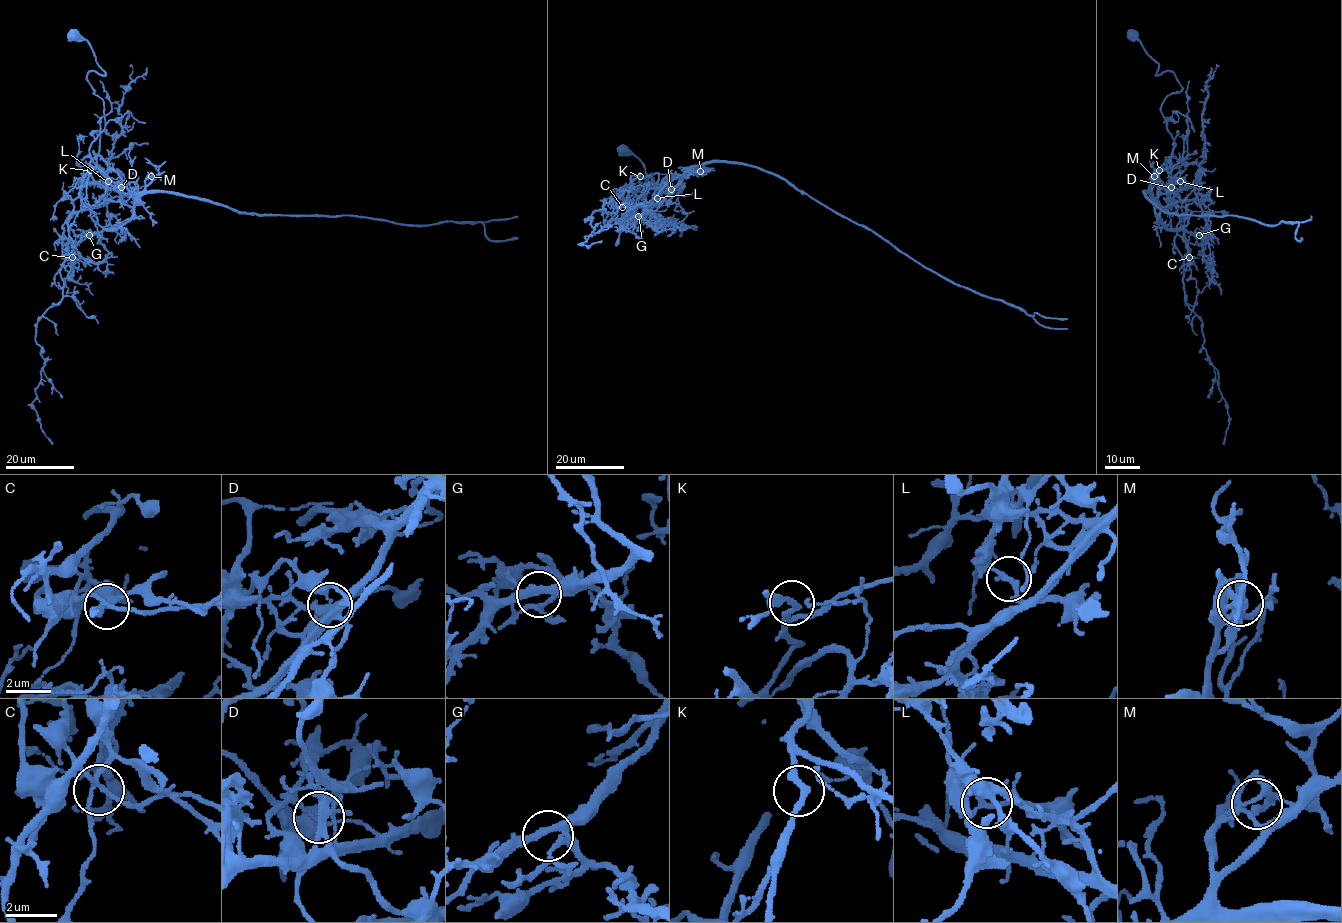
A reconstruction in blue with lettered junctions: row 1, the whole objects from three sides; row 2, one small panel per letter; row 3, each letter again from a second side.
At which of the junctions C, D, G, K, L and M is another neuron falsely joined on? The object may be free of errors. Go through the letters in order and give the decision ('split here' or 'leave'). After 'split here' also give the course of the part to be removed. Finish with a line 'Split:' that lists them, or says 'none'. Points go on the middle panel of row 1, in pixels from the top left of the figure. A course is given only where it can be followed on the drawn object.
C: leave
D: split here; course (671, 188), (692, 167), (713, 162), (758, 167), (867, 226), (957, 284), (1001, 299), (1028, 314), (1067, 319)
G: leave
K: leave
L: leave
M: leave
Split: D

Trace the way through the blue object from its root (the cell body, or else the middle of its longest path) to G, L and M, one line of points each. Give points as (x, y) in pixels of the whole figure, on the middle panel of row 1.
G: (718, 162), (692, 166), (683, 177), (673, 179), (638, 216)
L: (718, 162), (692, 165), (674, 188), (657, 198)
M: (718, 162), (697, 164), (700, 171)

